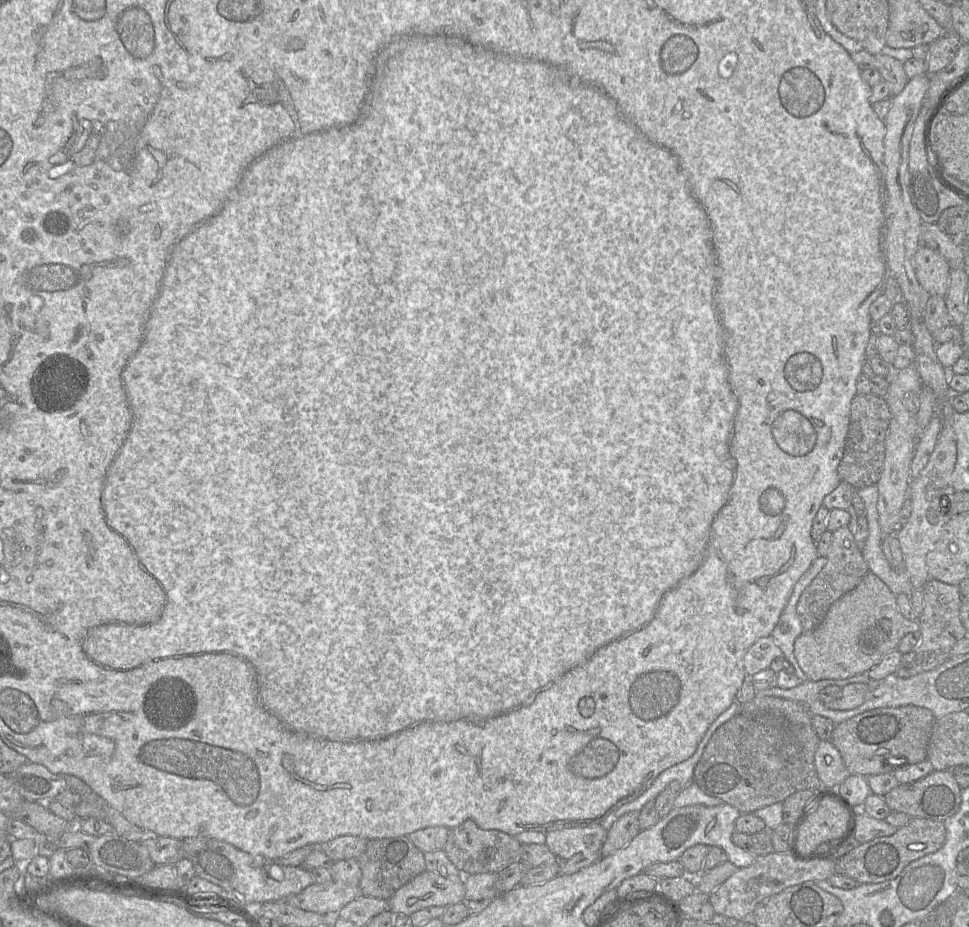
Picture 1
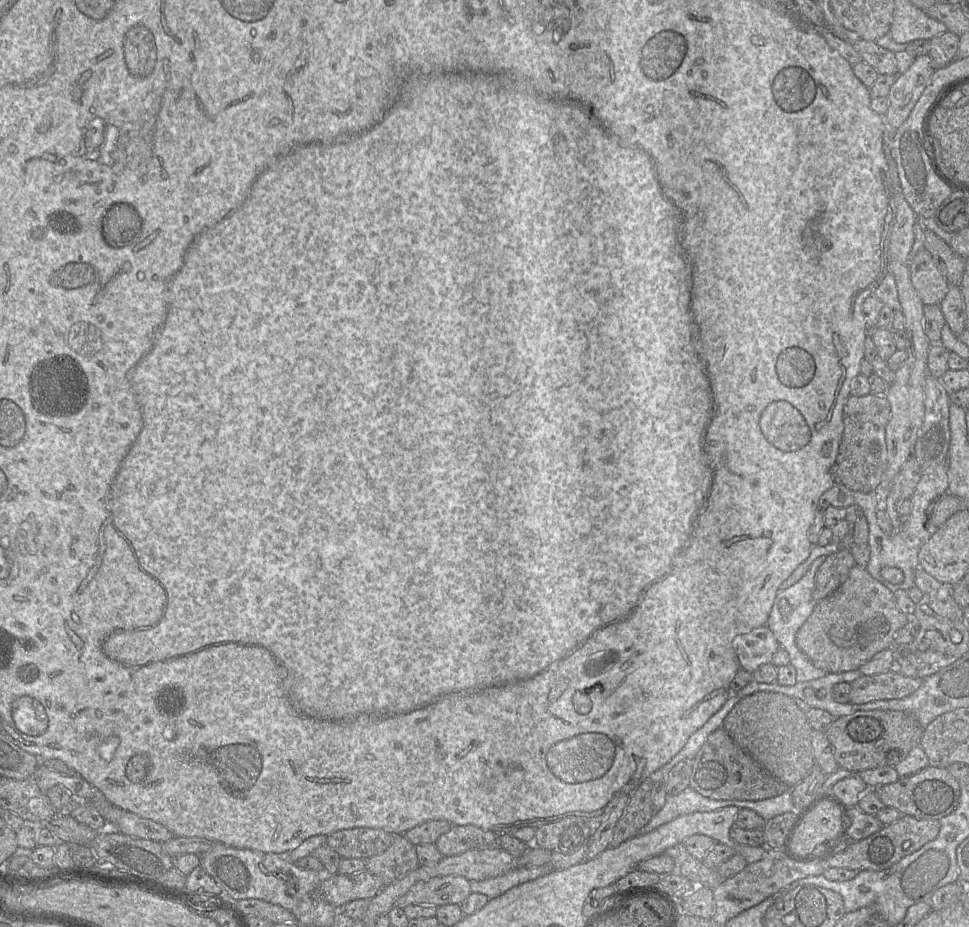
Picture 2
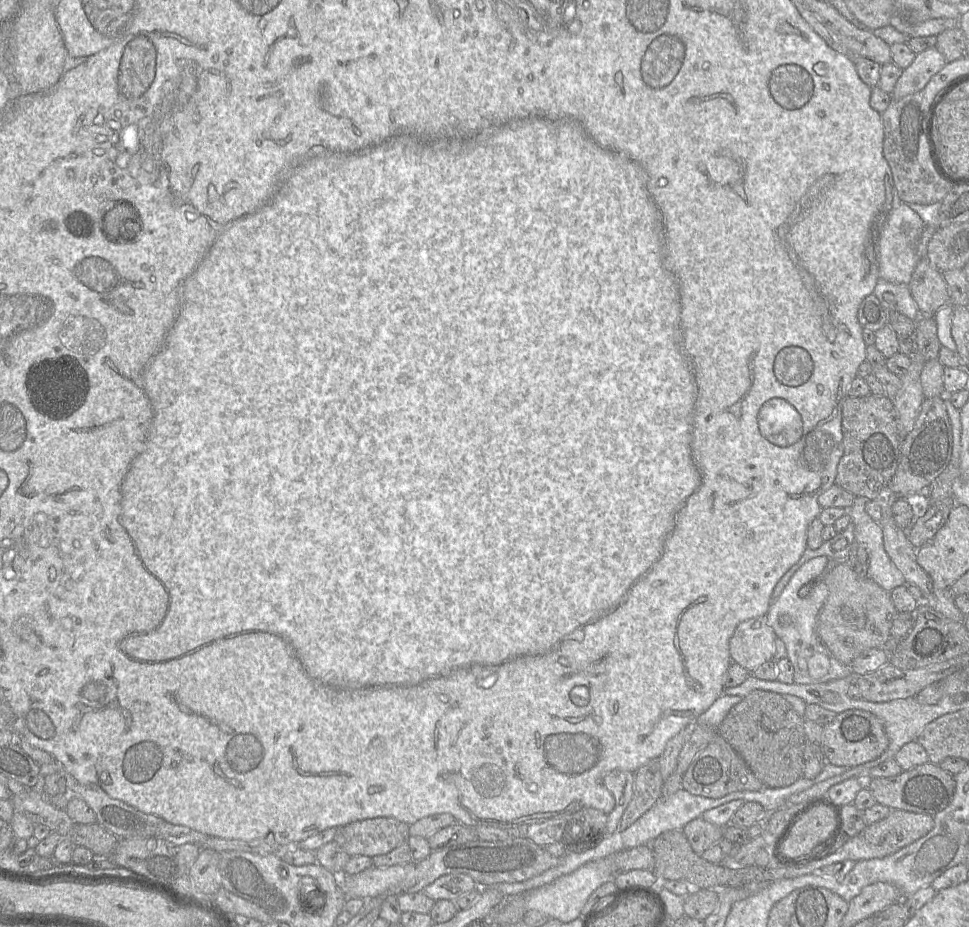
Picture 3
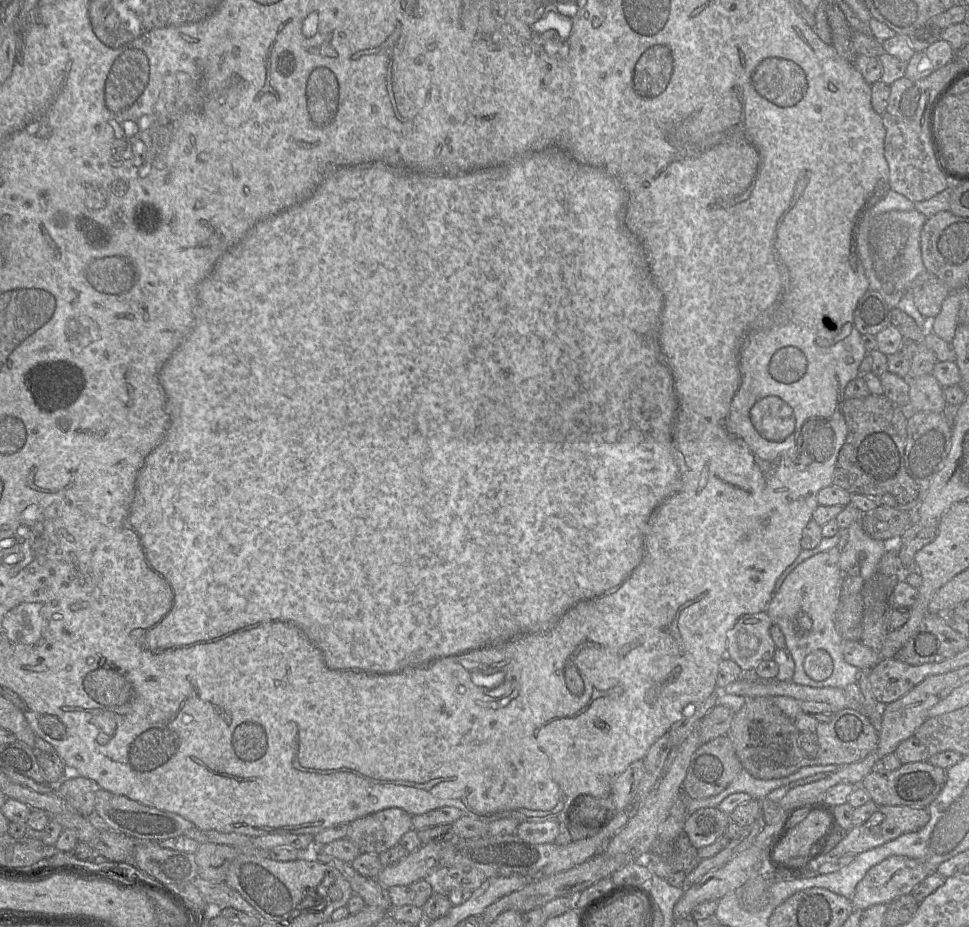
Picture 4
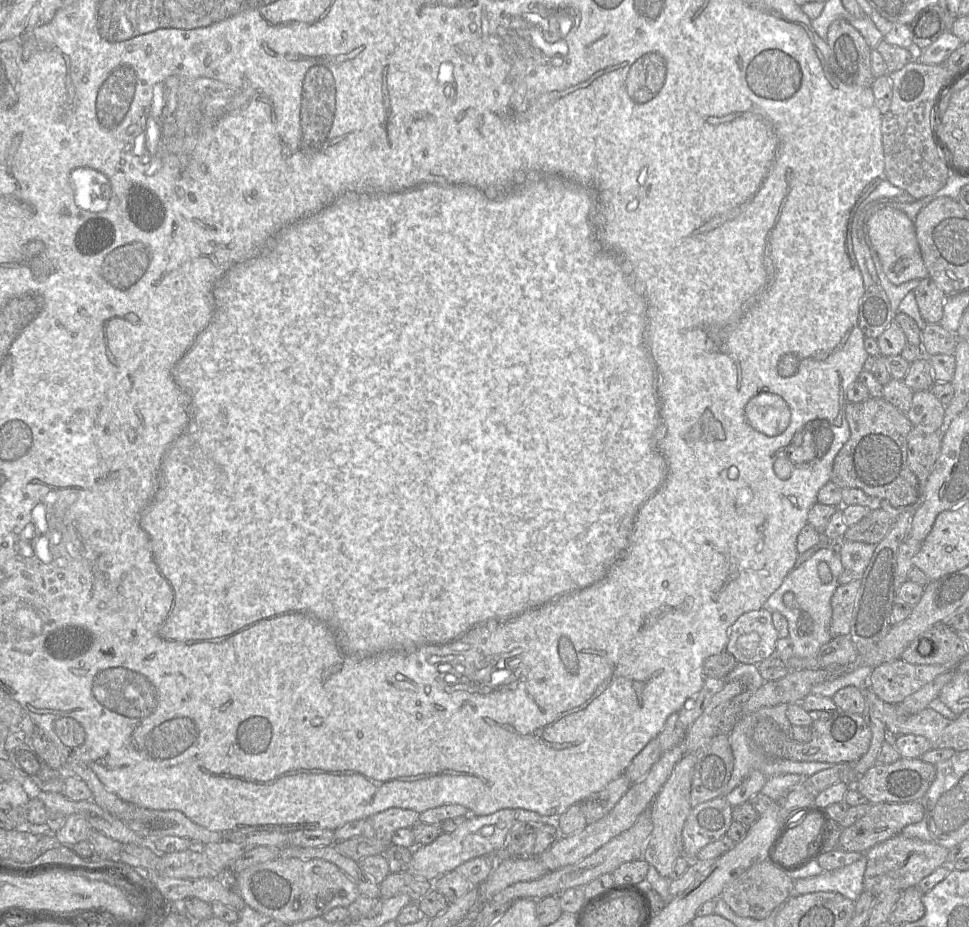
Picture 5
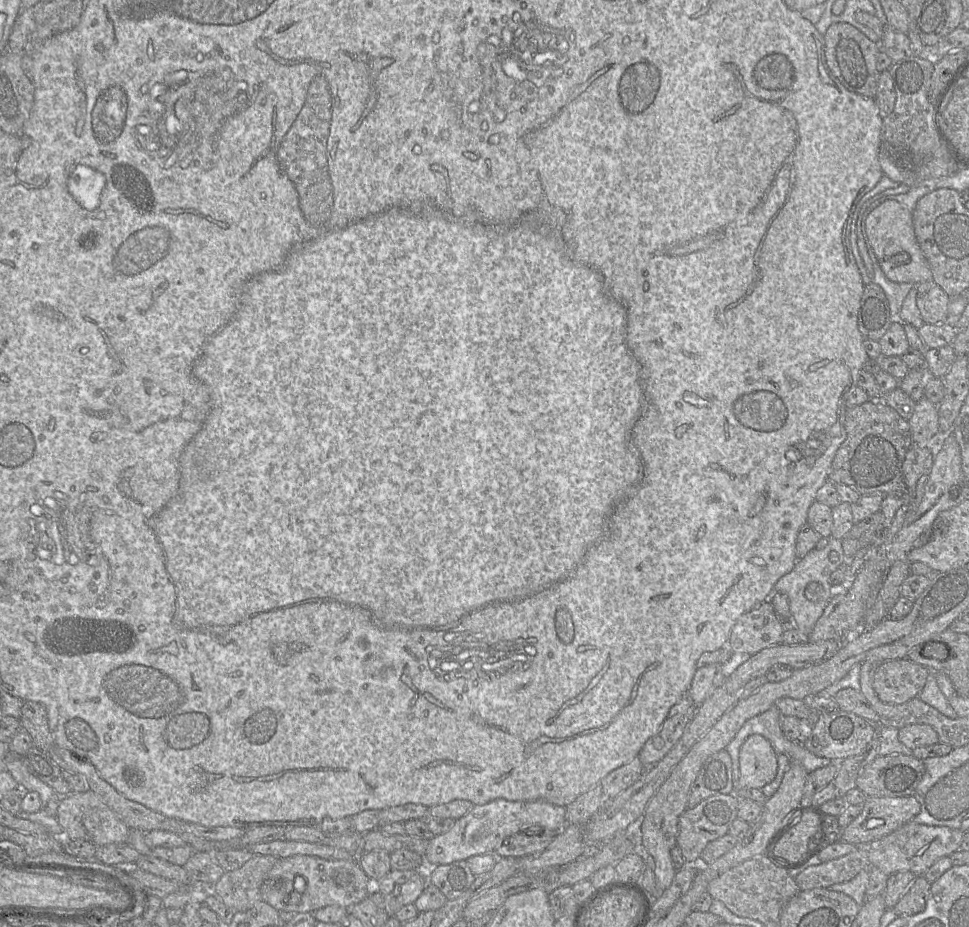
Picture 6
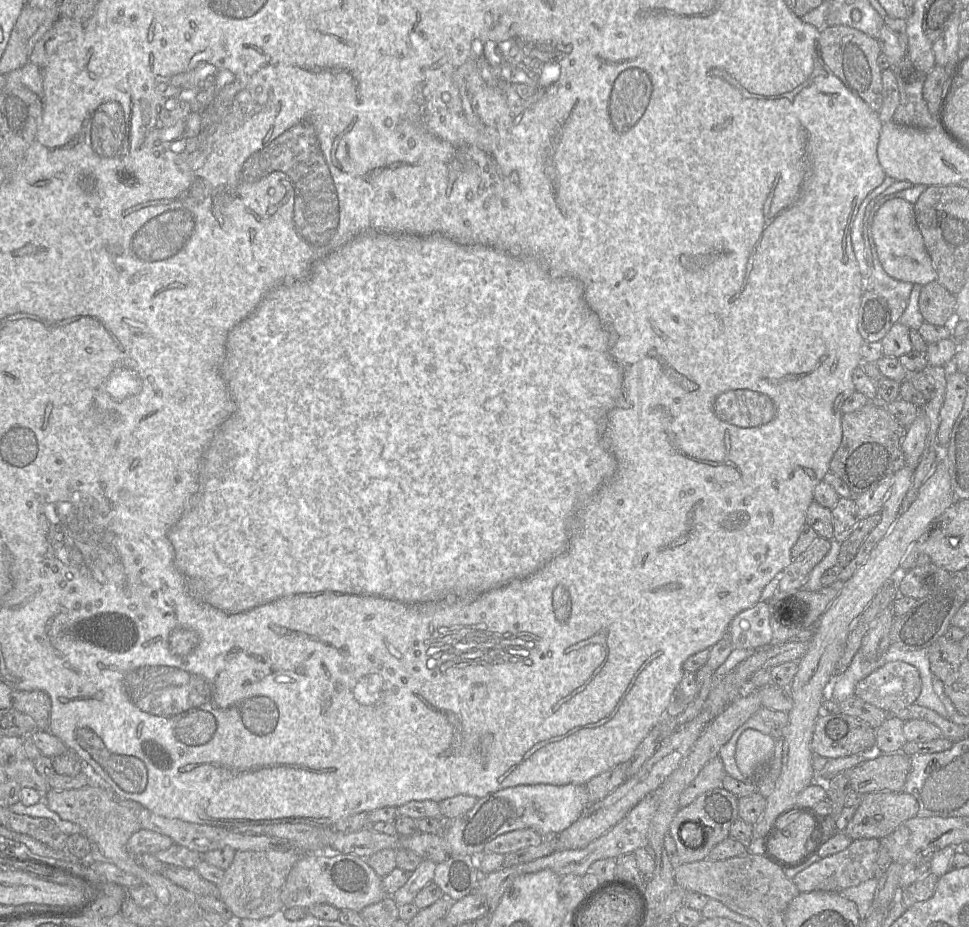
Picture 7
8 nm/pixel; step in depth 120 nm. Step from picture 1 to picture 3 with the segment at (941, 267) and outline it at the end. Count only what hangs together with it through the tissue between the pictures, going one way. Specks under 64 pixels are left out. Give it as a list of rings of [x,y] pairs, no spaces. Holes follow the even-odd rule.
[[[921,258],[917,263],[909,289],[921,316],[934,316],[950,301],[949,289],[942,272],[933,267],[927,258]]]

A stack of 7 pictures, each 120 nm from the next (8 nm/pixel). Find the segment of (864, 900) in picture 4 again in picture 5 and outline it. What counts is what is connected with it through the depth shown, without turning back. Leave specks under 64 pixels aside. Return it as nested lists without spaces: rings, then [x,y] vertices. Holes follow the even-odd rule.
[[[897,834],[882,841],[866,853],[867,865],[863,878],[863,889],[877,896],[890,890],[903,891],[916,886],[924,877],[946,864],[949,849],[932,842]]]

